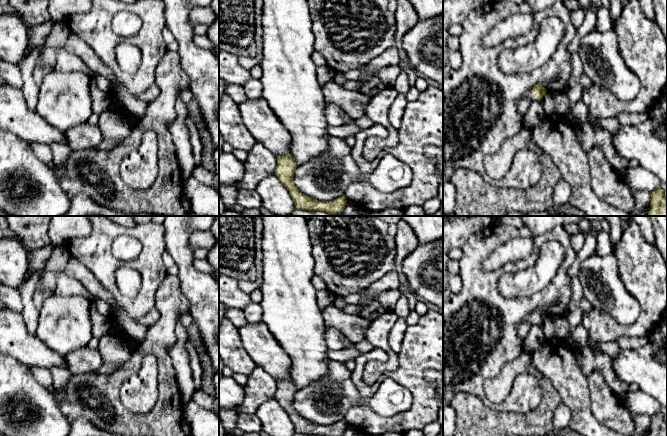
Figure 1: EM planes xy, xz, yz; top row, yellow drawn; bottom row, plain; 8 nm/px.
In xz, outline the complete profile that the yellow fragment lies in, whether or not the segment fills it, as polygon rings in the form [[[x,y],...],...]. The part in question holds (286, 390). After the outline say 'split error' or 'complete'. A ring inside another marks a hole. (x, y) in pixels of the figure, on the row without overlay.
[[[290,377],[277,380],[275,399],[289,415],[295,429],[295,433],[321,436],[342,436],[347,429],[344,420],[329,425],[318,425],[299,415],[294,408],[294,396],[297,392]]]; complete

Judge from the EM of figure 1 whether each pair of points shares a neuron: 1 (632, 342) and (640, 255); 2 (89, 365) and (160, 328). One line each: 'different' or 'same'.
1: different
2: different

